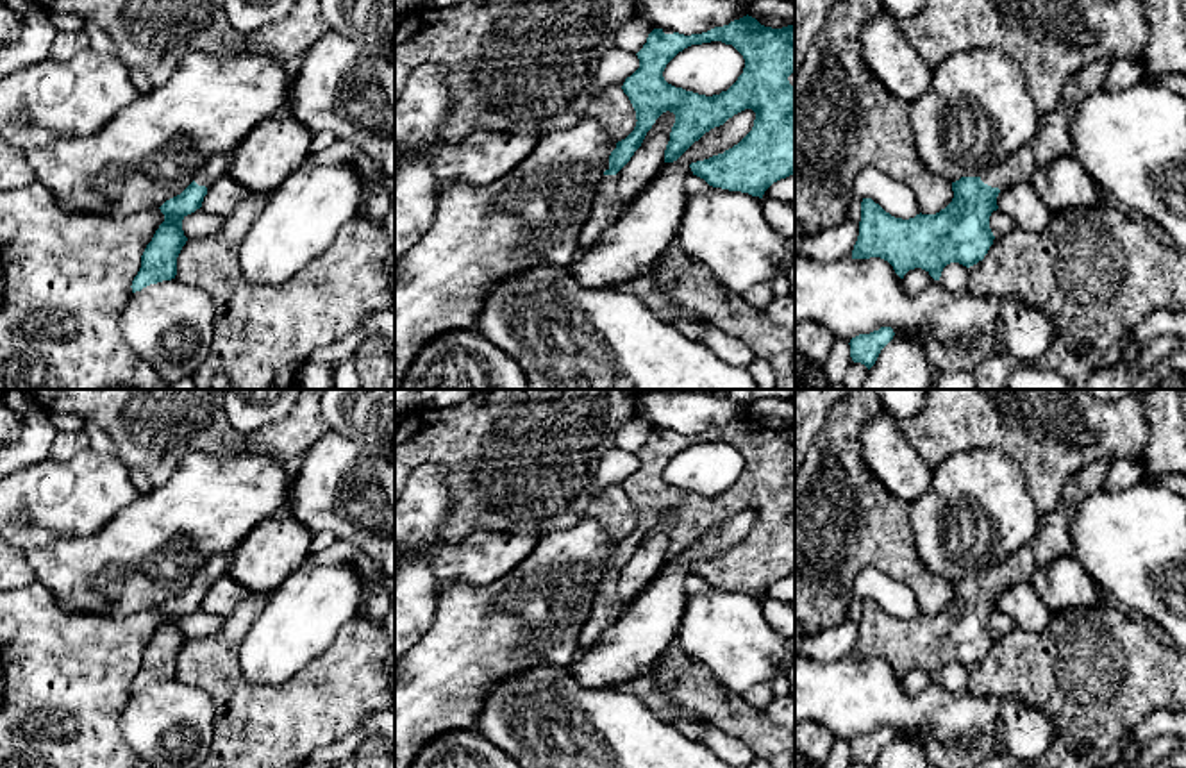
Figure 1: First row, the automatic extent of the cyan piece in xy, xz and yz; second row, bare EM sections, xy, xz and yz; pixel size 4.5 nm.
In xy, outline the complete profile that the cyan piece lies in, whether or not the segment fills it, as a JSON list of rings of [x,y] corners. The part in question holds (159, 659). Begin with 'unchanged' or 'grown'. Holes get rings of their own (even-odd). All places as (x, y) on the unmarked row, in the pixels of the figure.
grown; [[[213,555],[195,573],[193,582],[180,595],[166,600],[159,607],[164,614],[164,622],[141,655],[141,668],[130,686],[132,693],[150,684],[175,679],[177,657],[188,641],[182,630],[182,620],[202,607],[207,589],[225,573],[227,566],[227,555]]]

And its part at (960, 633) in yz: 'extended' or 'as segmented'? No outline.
extended

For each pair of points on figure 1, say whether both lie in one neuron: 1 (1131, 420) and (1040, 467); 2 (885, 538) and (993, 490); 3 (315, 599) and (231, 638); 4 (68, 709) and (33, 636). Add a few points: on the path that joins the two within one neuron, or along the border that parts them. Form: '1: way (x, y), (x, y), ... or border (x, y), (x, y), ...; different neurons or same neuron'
1: way (1108, 443), (1081, 458), (1063, 458); same neuron
2: border (908, 504), (913, 545), (924, 565); different neurons
3: border (267, 597), (265, 609), (238, 652), (240, 670); different neurons
4: way (65, 692), (65, 672), (49, 654); same neuron

